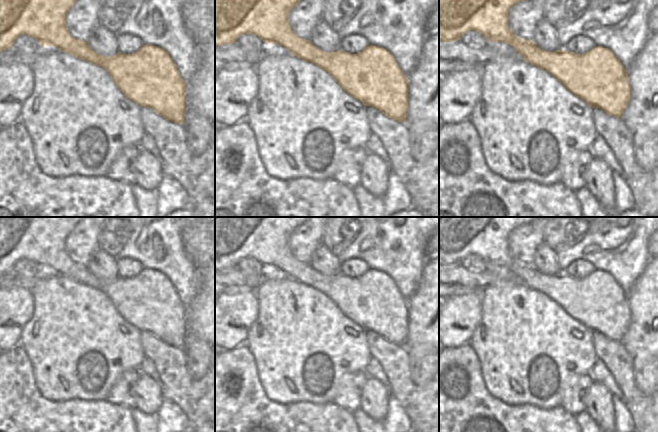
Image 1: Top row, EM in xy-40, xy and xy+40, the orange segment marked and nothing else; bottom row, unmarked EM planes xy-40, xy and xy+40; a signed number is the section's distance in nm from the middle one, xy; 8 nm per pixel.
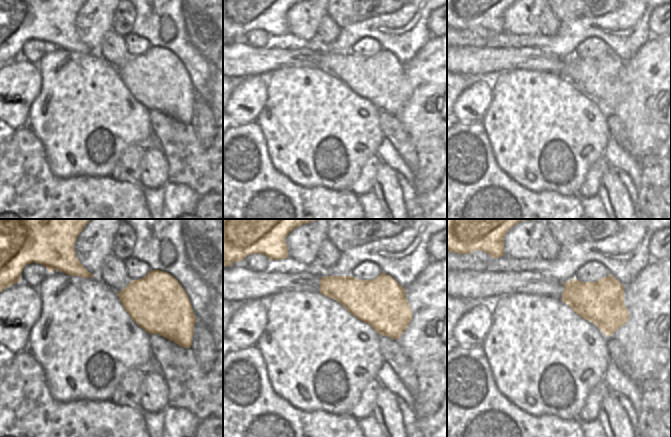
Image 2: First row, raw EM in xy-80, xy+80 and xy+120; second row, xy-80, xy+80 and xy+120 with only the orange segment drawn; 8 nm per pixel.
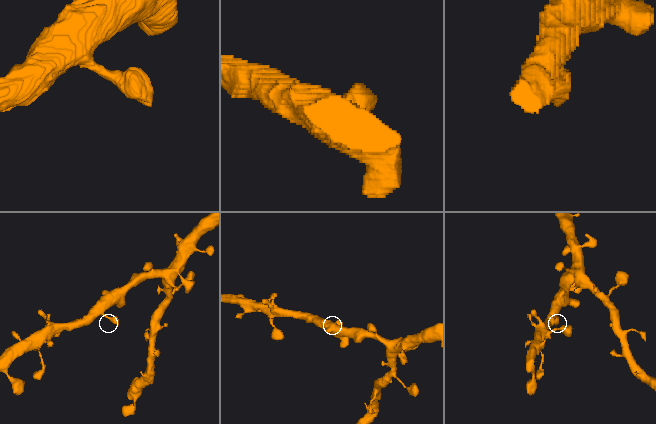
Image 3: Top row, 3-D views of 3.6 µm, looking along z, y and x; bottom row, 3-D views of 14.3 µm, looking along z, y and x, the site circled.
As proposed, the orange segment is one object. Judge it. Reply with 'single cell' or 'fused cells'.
single cell

